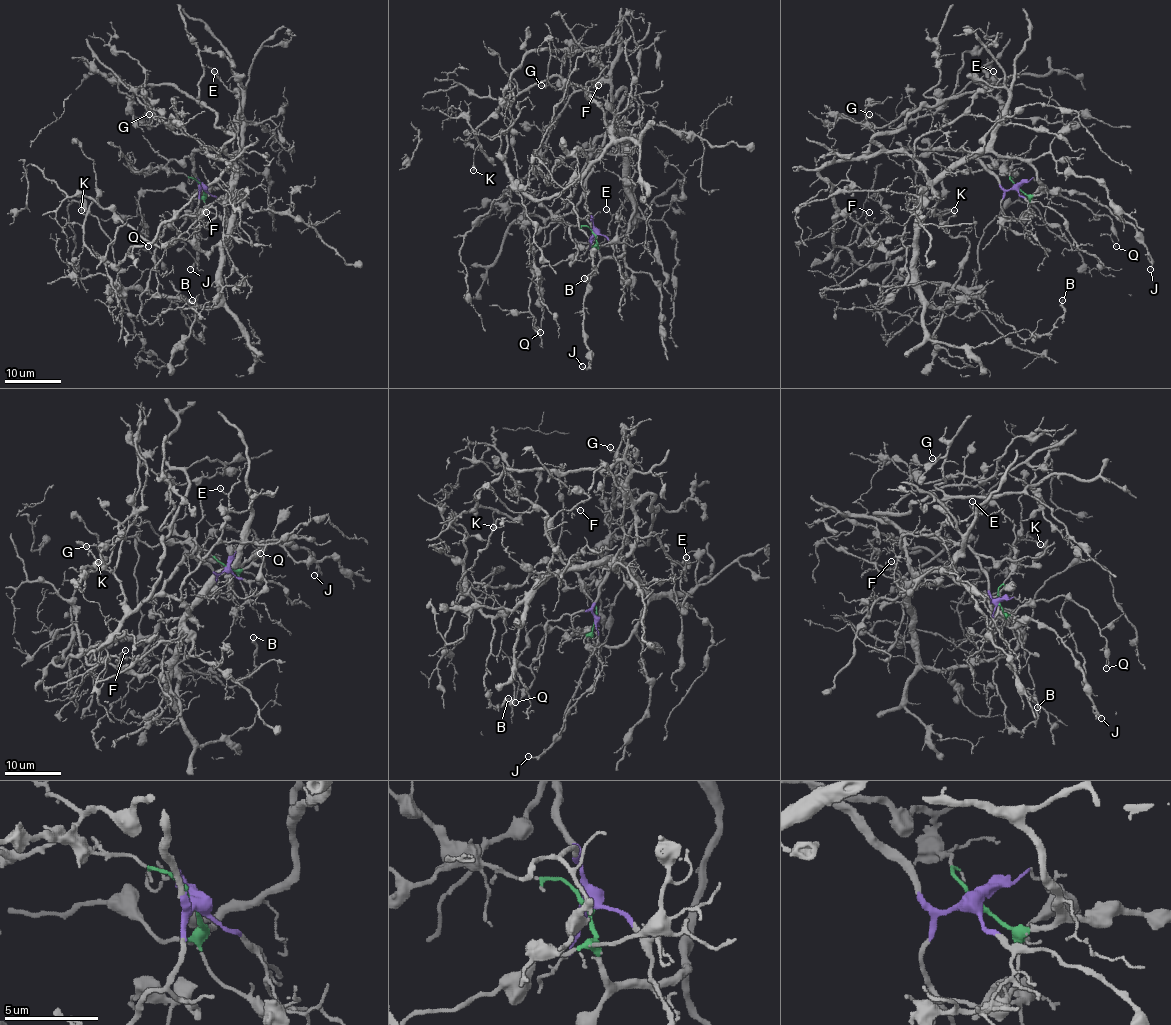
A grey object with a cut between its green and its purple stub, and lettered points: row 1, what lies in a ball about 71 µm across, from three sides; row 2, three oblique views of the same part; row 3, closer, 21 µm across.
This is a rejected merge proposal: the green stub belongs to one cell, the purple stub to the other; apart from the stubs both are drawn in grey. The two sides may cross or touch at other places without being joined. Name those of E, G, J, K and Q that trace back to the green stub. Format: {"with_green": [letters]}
{"with_green": ["J", "Q"]}

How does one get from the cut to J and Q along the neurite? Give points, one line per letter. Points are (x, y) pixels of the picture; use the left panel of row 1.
J: (201, 187), (207, 193), (196, 191), (191, 198), (191, 220), (197, 230), (197, 255), (190, 269)
Q: (201, 187), (200, 198), (170, 187), (147, 190), (136, 201), (144, 221), (142, 238), (149, 247)

